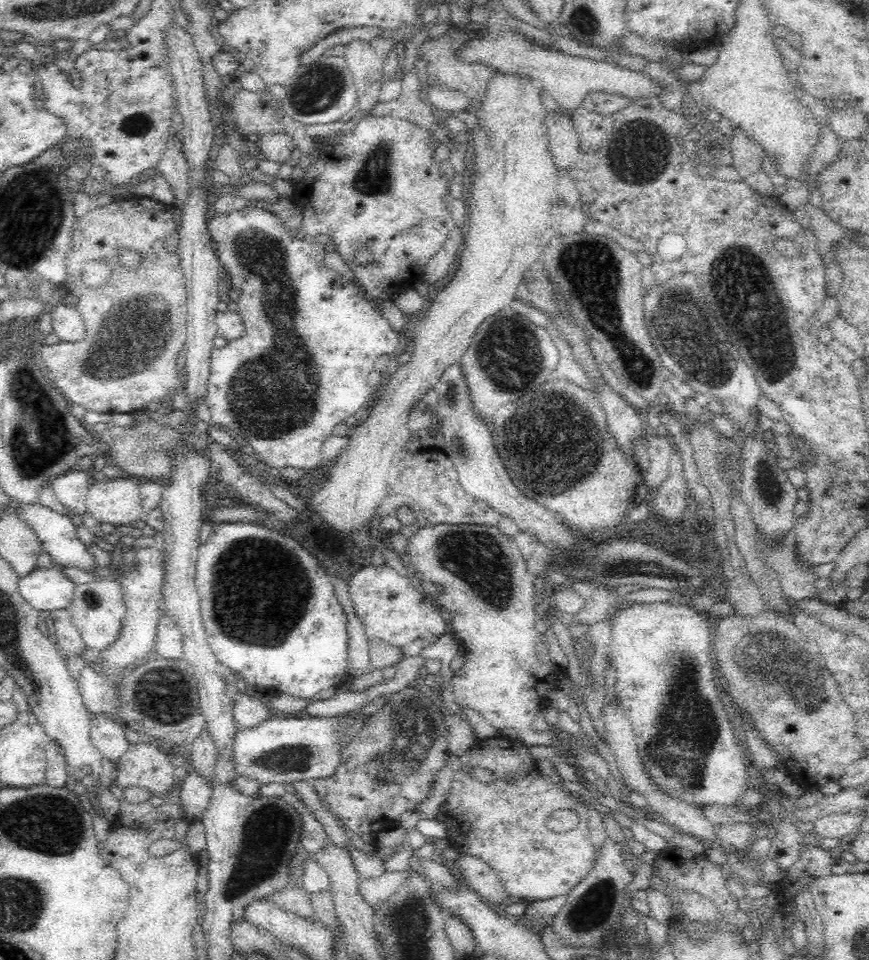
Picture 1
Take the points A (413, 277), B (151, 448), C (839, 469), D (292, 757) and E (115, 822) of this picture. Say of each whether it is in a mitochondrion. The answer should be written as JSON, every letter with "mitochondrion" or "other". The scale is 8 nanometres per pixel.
{"A":"other","B":"mitochondrion","C":"mitochondrion","D":"mitochondrion","E":"other"}

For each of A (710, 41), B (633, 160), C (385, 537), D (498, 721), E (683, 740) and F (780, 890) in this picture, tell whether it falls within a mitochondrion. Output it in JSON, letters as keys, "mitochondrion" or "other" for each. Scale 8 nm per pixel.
{"A":"other","B":"mitochondrion","C":"other","D":"other","E":"mitochondrion","F":"other"}

